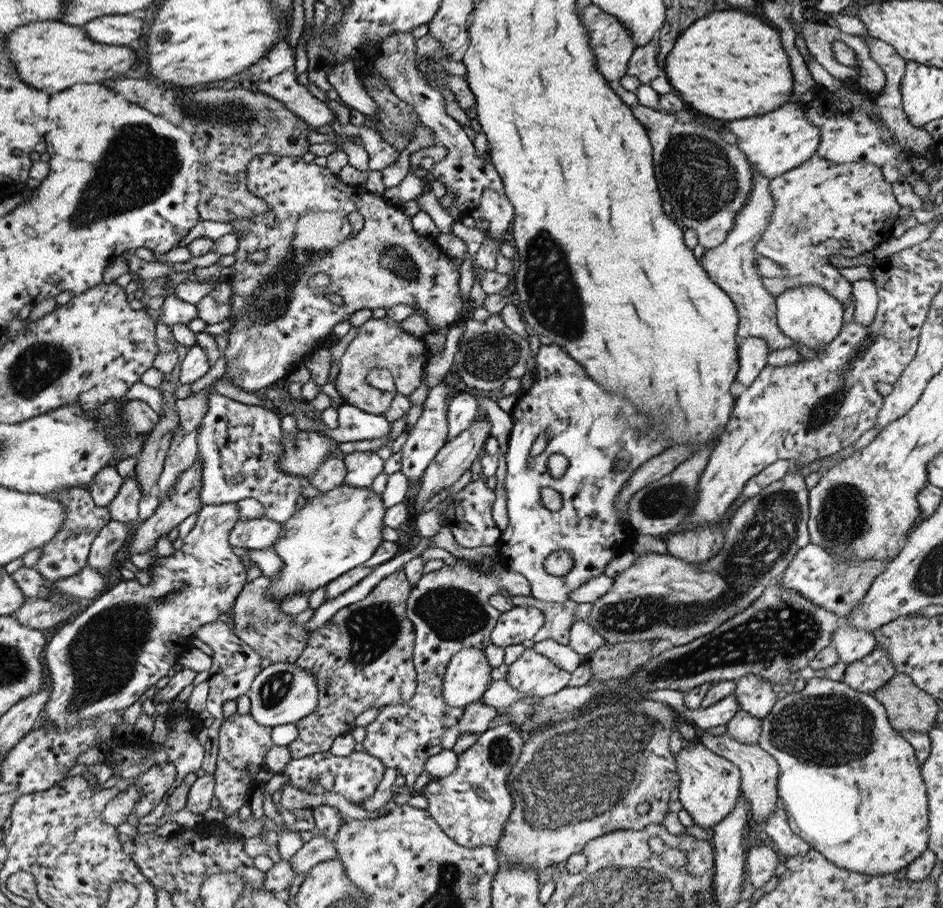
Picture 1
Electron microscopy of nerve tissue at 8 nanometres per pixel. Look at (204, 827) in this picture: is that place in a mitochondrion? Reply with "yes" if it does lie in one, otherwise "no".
no

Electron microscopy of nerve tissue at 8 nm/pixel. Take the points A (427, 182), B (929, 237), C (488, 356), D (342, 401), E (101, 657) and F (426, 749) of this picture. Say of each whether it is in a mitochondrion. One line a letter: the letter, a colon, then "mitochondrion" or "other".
A: other
B: other
C: mitochondrion
D: other
E: mitochondrion
F: other

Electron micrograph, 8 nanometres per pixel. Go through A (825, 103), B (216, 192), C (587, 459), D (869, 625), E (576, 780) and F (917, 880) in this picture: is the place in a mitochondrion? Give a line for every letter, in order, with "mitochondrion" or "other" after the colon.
A: other
B: other
C: other
D: other
E: mitochondrion
F: other

